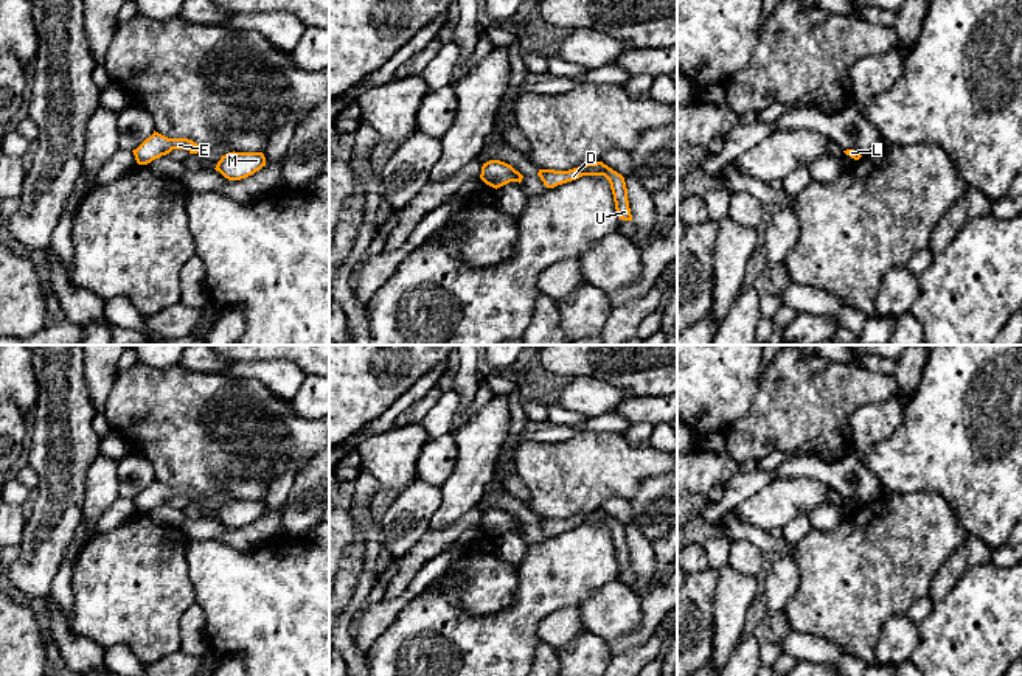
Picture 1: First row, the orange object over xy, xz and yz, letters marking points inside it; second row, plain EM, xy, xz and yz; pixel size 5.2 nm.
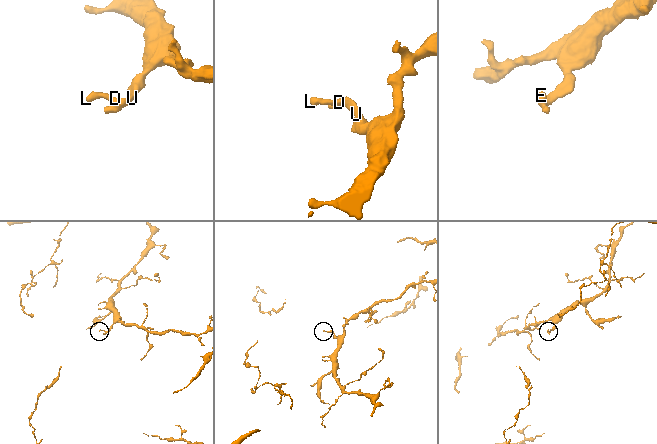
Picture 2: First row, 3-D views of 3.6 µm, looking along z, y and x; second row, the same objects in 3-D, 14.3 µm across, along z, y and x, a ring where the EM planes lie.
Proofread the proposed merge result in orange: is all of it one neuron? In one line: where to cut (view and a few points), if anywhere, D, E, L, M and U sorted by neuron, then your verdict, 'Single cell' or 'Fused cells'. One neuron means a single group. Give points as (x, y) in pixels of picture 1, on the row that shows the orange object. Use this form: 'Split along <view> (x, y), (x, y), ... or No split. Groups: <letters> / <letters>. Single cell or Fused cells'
No split. Groups: D E L M U. Single cell

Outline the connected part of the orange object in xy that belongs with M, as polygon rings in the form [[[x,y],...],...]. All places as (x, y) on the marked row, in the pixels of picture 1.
[[[228,152],[221,157],[216,165],[219,171],[228,180],[245,179],[266,166],[266,157],[262,152]]]

